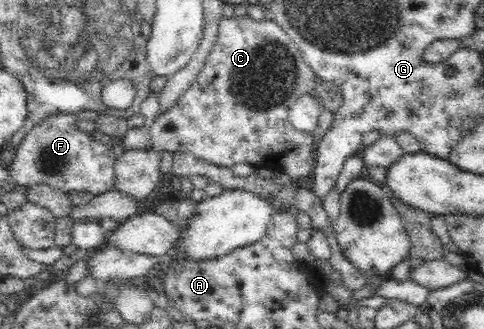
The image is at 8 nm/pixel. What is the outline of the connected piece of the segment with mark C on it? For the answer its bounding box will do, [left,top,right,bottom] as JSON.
[150,17,320,182]

